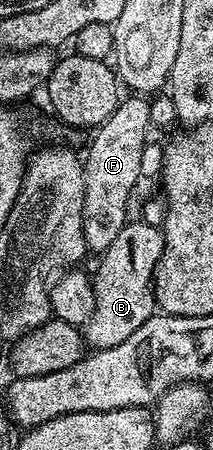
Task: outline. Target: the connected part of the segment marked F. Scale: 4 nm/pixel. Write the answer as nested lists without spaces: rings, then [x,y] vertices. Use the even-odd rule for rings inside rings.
[[[128,94],[120,101],[120,105],[106,118],[106,122],[95,129],[92,145],[88,148],[88,156],[84,162],[84,237],[88,243],[89,253],[102,254],[118,238],[118,230],[122,230],[129,223],[128,203],[132,200],[132,191],[140,180],[140,167],[144,164],[144,143],[148,140],[148,128],[153,127],[152,106],[143,95]]]

